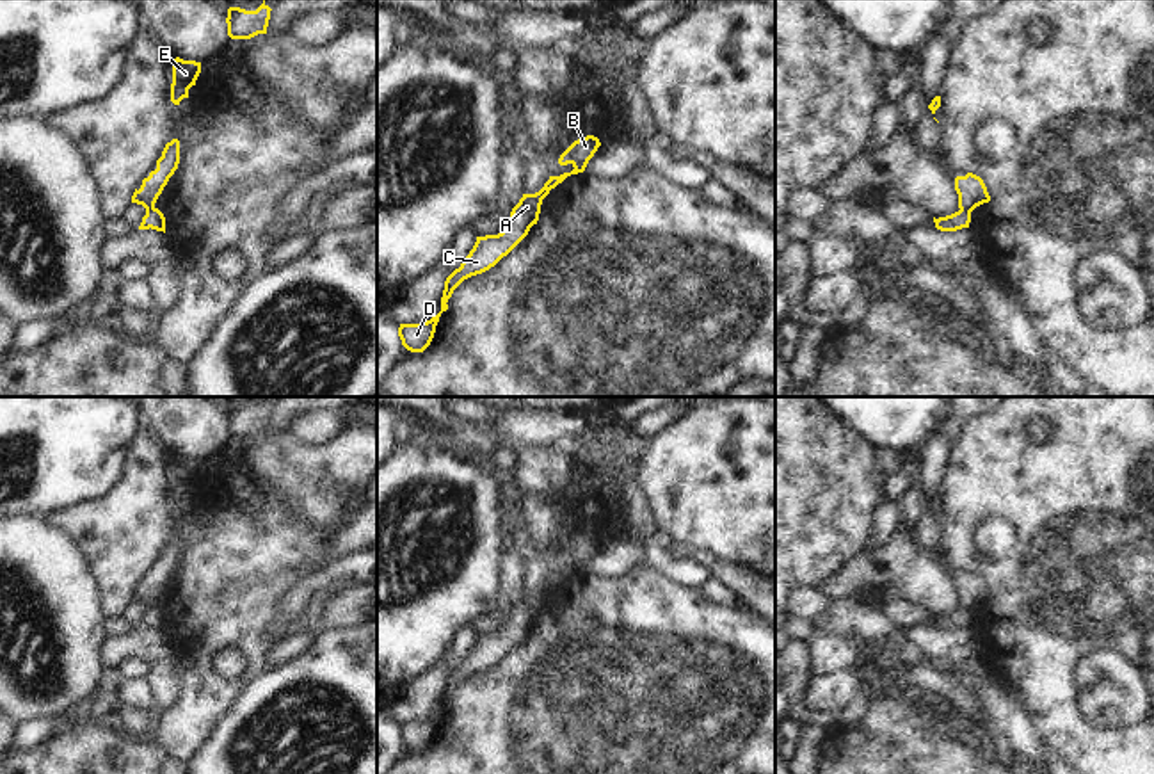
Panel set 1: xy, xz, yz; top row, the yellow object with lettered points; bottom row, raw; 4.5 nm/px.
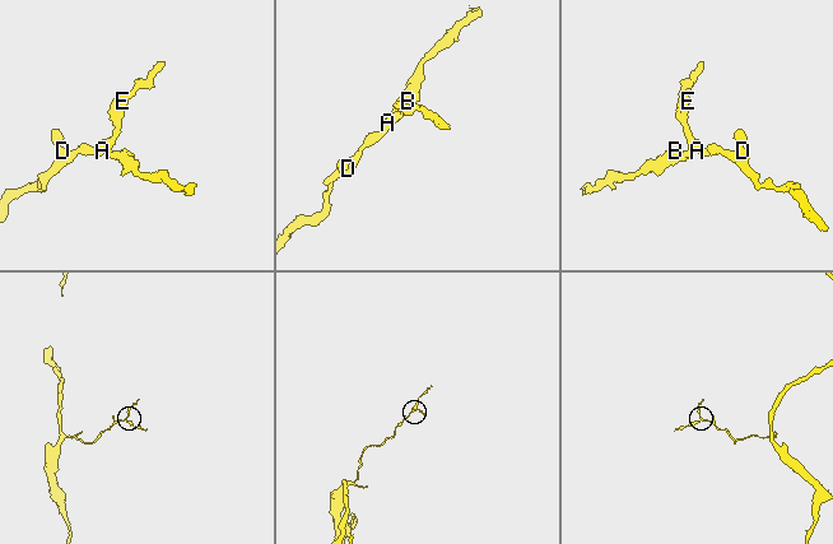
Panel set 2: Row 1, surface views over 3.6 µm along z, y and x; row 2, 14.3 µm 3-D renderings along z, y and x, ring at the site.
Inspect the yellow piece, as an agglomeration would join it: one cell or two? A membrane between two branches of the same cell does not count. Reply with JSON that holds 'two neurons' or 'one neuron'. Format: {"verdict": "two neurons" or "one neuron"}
{"verdict": "two neurons"}

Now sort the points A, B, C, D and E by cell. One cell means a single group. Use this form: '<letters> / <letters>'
A C D E / B

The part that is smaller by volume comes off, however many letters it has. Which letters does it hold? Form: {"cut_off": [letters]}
{"cut_off": ["B"]}

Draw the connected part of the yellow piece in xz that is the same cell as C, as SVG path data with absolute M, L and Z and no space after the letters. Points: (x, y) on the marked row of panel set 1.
M542 187L535 194L523 194L519 203L512 208L509 222L501 233L477 237L473 249L462 260L461 267L455 269L445 281L441 311L421 324L400 324L398 336L407 351L423 352L430 345L439 317L448 310L446 302L452 297L453 290L464 279L494 267L528 235L530 228L539 221L541 205L548 194L548 187Z

